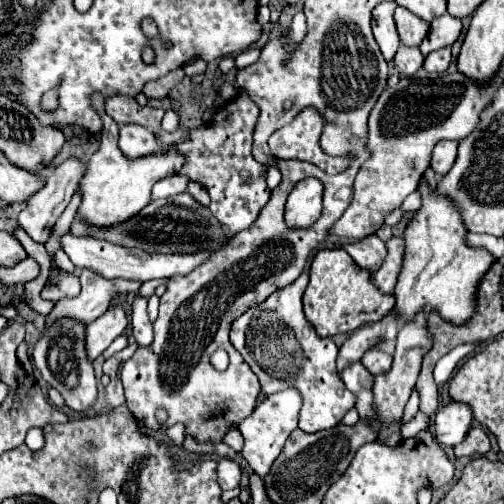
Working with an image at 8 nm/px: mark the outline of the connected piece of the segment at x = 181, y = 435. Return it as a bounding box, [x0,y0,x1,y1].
[166,423,185,448]

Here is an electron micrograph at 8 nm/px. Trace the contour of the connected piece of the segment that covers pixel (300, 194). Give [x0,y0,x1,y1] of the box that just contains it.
[285,178,321,230]

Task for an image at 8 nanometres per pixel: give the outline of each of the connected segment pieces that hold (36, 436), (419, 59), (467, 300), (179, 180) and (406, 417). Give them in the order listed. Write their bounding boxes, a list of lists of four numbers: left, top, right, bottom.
[[25,428,45,450],[393,46,425,76],[391,178,495,324],[153,174,191,200],[403,388,419,422]]

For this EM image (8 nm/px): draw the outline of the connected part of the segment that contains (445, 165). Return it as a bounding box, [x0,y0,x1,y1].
[431,140,459,176]

